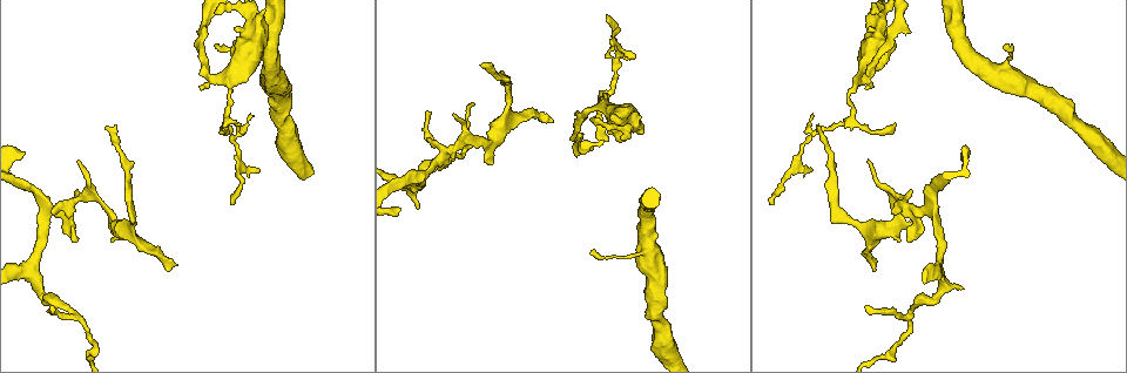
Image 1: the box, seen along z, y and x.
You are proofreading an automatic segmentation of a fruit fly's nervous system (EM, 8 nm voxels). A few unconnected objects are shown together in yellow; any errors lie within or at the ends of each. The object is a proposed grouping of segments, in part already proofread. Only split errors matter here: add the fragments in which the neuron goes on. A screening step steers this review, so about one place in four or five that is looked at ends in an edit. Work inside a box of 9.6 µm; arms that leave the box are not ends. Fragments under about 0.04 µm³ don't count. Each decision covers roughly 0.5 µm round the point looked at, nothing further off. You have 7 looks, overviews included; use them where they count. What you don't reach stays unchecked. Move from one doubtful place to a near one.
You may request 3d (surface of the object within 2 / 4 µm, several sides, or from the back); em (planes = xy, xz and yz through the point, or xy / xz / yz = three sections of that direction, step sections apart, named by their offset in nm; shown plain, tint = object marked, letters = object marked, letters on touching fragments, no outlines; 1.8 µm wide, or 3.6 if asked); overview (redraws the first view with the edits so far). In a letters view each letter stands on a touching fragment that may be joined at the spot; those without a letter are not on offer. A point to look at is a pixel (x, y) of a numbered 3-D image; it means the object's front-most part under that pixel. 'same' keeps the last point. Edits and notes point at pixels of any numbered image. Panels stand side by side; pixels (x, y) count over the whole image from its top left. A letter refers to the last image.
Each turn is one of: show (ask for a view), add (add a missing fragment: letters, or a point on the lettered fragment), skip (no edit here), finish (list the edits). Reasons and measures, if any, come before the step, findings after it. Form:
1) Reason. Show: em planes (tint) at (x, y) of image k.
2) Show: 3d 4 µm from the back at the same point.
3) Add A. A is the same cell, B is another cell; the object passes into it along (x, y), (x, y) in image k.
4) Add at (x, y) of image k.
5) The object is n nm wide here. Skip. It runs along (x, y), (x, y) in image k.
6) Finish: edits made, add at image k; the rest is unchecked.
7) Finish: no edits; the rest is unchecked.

Free end. Show: em planes (letters) at (488, 164) of image 1.

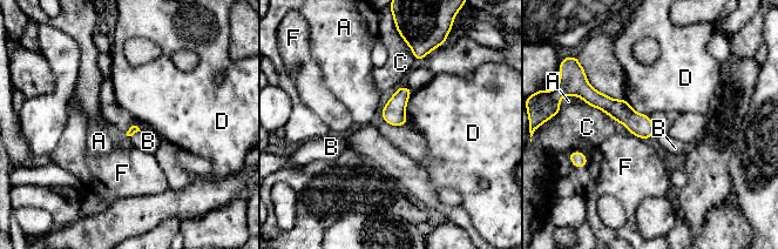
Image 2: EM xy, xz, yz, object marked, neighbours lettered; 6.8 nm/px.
Skip. A, B, C, D and F are other cells; it runs along (589, 99), (621, 110), (651, 133) in image 2; none of them fits.

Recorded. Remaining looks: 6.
Long arm stops here. Show: 3d 4 µm at (399, 208) of image 1.

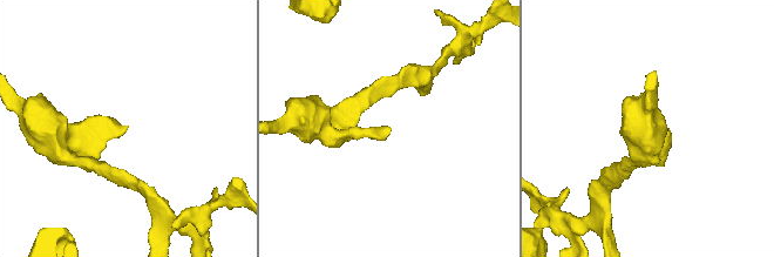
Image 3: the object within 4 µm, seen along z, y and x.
Shape alone is not enough. Show: em 3.6 µm xy step 4 (letters) at (128, 127) of image 3.

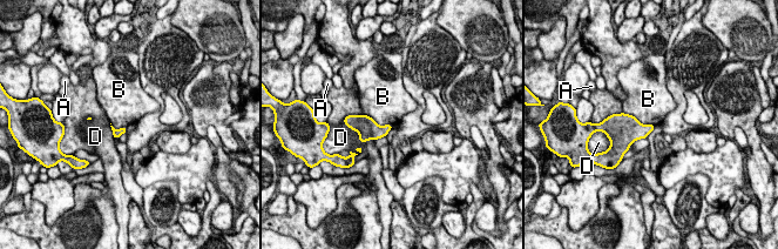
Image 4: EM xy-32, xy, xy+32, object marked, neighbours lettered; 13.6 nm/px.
Skip. A, B and D are other cells; a border runs along (623, 112), (642, 123), (655, 125) in image 4; none of them fits.

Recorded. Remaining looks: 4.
Show: 3d 4 µm from the back at (864, 80) of image 1.

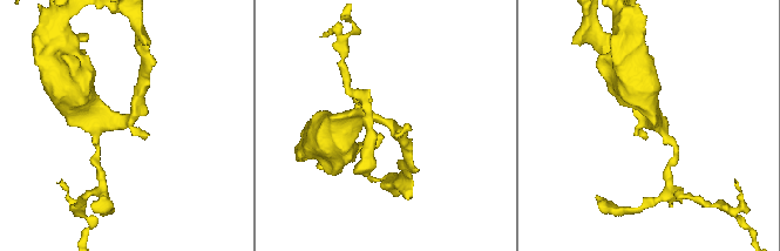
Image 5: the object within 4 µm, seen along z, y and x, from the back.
3 arms meet here; need the tissue. Show: em planes (tint) at (126, 123) of image 5.

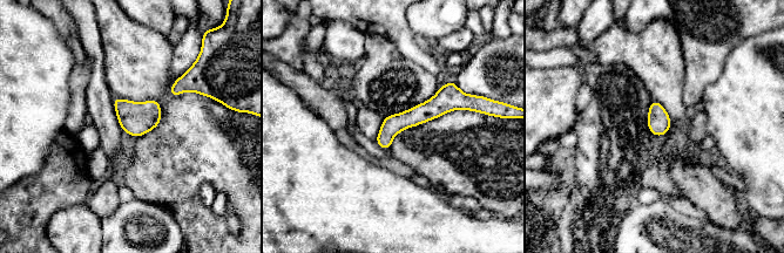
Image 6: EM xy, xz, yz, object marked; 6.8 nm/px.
What lies round it. Show: em planes (letters) at the same point.

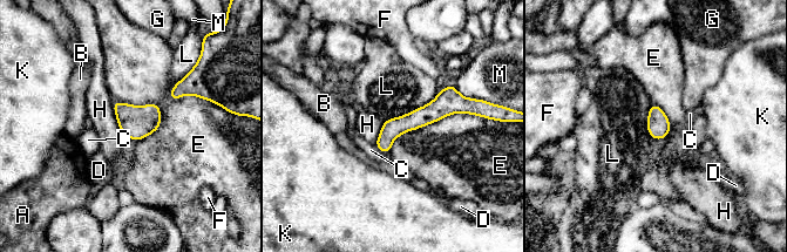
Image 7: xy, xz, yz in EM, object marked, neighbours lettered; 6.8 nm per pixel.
The longest contact is with E, 650 nm. Skip. A, B, C, D, E, F, G, H, K, L and M are other cells; none of them fits.

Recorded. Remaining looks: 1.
Finish: no edits; the rest is unchecked.

